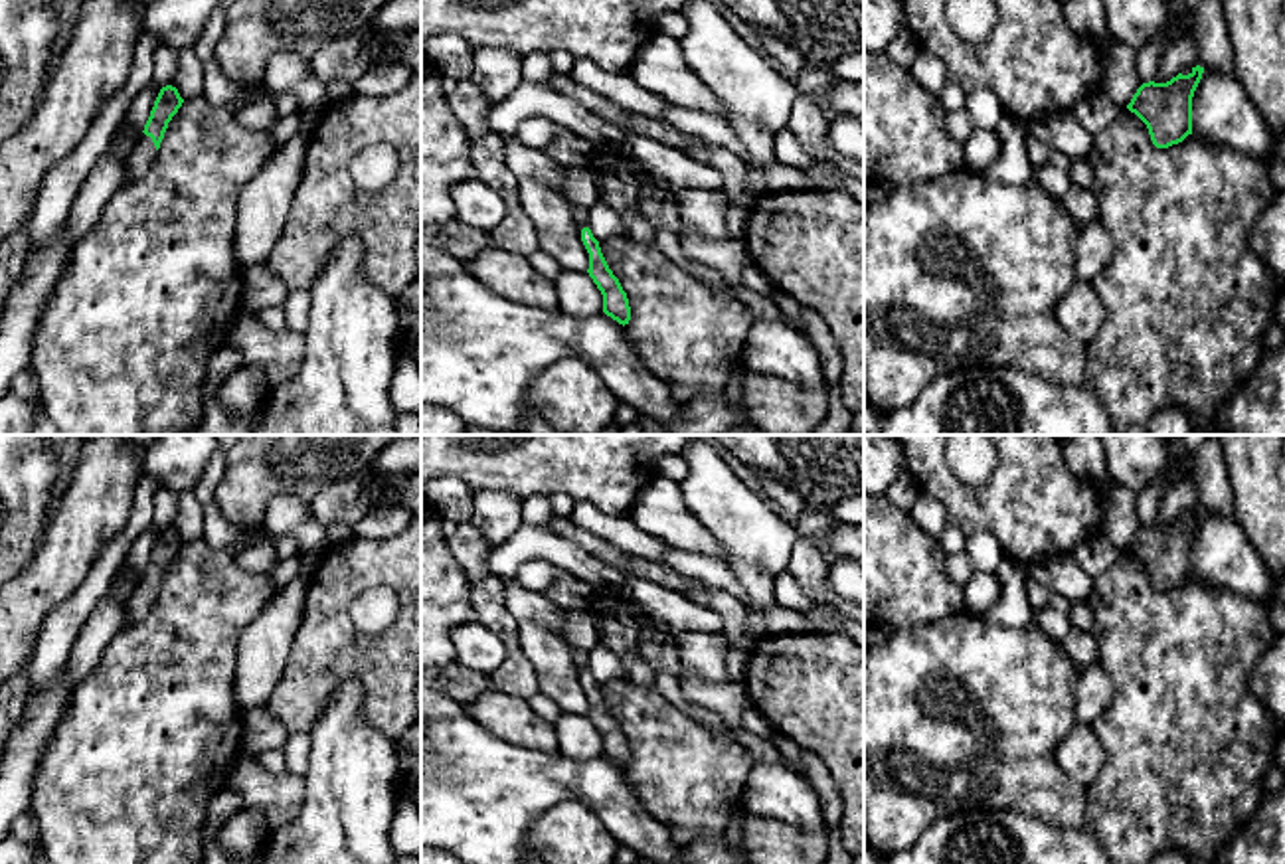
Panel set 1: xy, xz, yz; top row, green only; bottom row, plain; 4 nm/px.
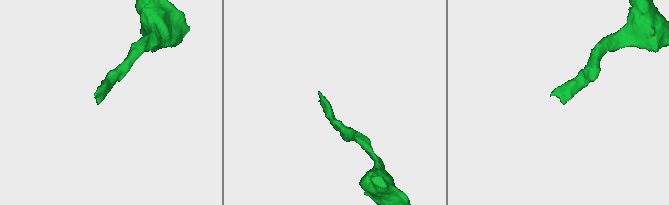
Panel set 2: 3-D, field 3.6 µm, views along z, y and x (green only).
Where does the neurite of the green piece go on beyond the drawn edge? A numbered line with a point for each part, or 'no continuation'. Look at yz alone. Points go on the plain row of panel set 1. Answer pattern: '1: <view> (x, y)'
no continuation

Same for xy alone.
1: xy (143, 598)

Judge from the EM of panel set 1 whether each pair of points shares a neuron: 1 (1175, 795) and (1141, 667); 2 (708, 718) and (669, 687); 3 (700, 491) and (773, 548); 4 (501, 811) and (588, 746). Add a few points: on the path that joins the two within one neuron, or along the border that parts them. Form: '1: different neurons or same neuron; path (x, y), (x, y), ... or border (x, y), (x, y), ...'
1: same neuron; path (1175, 764), (1173, 698)
2: same neuron; path (698, 712), (677, 696)
3: same neuron; path (718, 499), (756, 536)
4: different neurons; border (556, 752), (568, 758), (601, 756)

